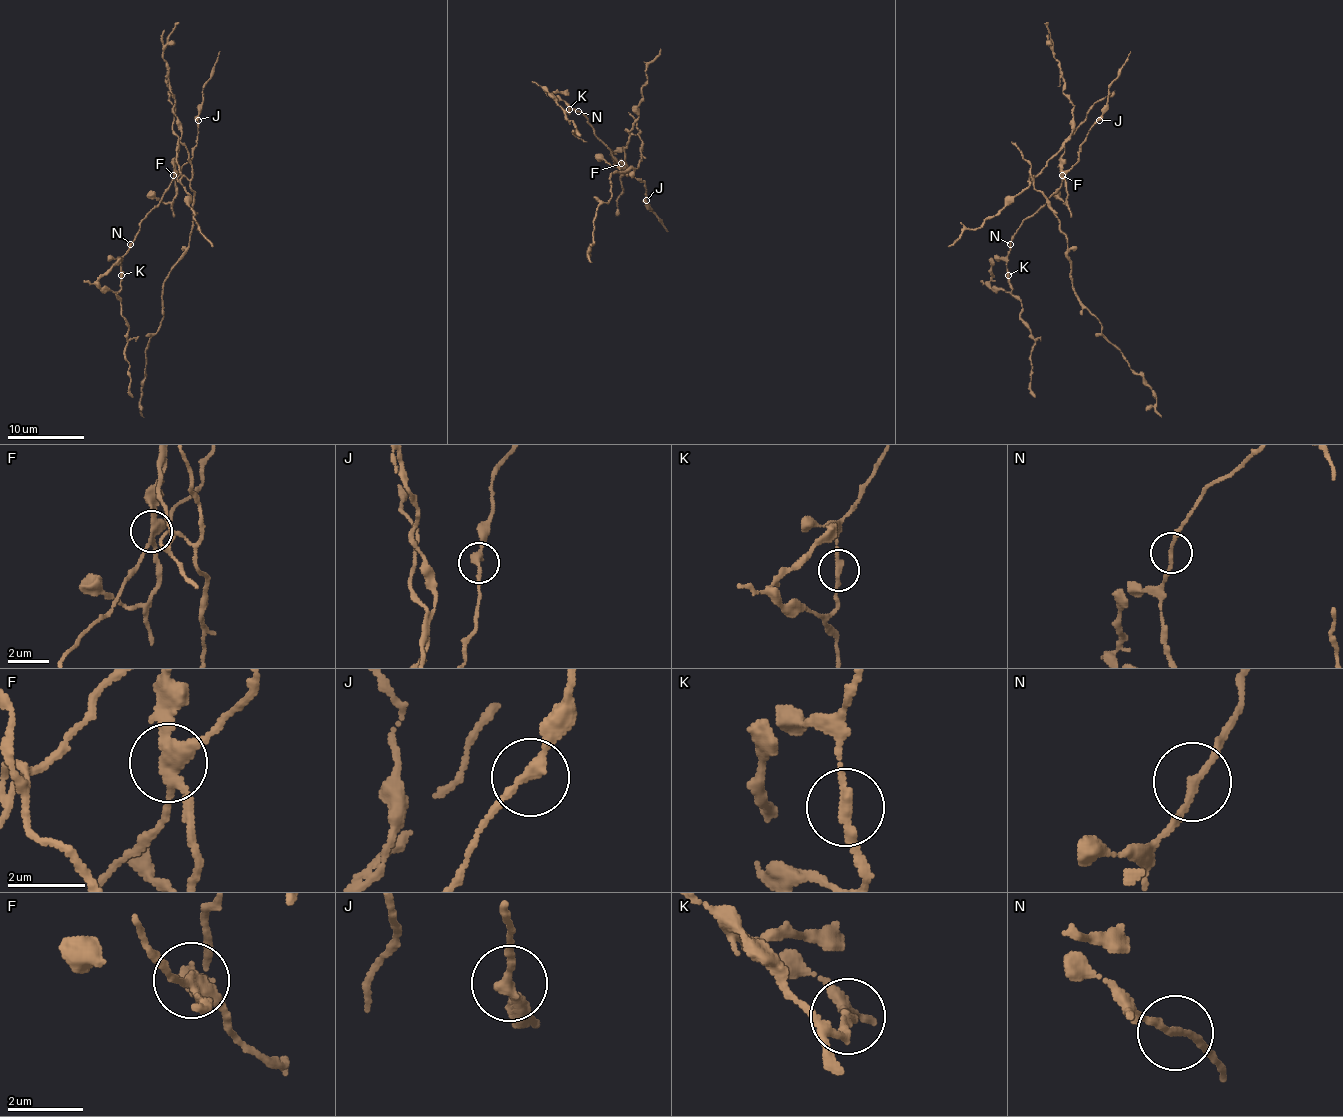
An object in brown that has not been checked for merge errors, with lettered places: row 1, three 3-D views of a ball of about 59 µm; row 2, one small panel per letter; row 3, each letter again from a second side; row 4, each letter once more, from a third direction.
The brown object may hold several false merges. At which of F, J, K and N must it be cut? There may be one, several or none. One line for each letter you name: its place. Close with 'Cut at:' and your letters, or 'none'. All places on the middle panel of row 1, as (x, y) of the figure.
F: Place: (621, 163)
K: Place: (569, 109)
Cut at: F, K

